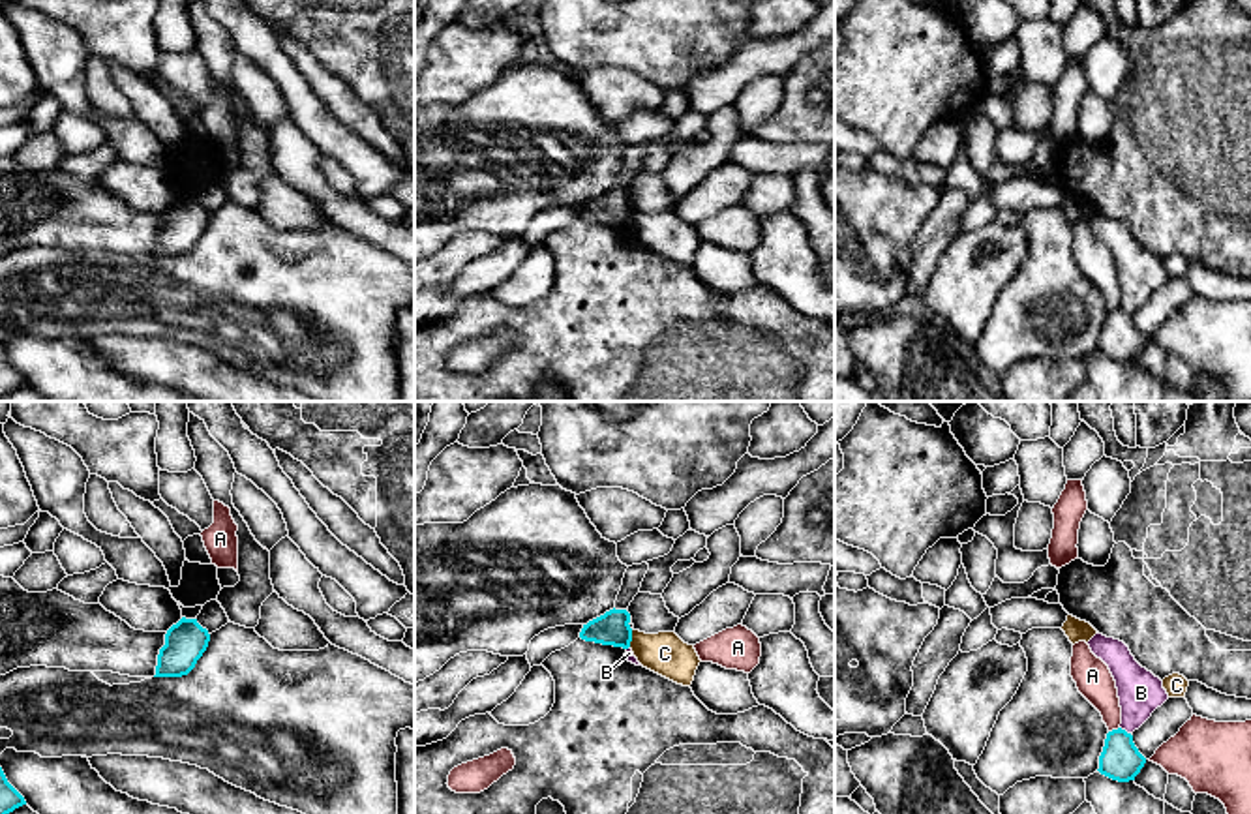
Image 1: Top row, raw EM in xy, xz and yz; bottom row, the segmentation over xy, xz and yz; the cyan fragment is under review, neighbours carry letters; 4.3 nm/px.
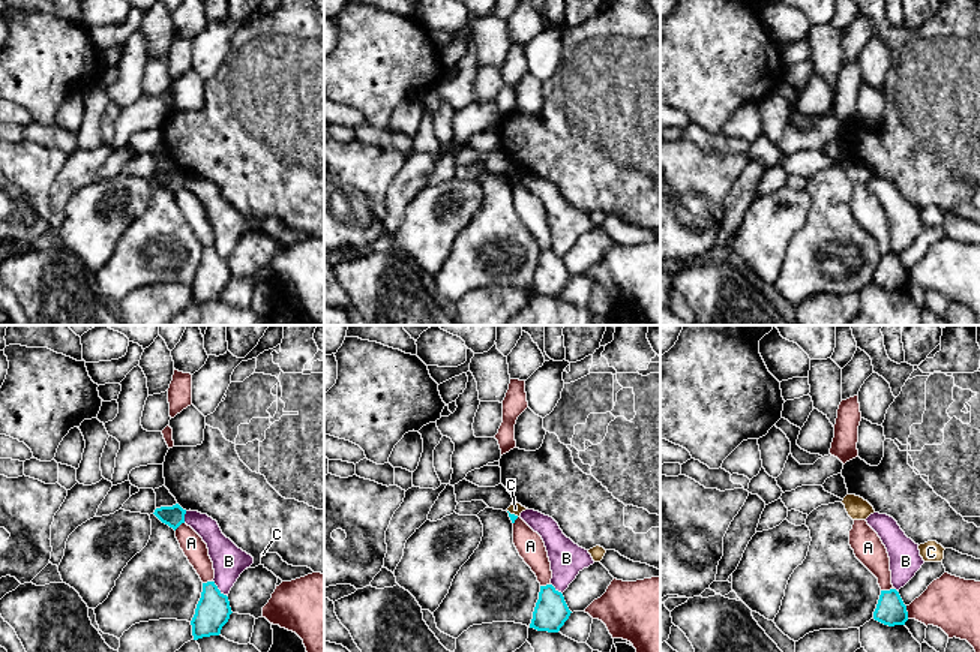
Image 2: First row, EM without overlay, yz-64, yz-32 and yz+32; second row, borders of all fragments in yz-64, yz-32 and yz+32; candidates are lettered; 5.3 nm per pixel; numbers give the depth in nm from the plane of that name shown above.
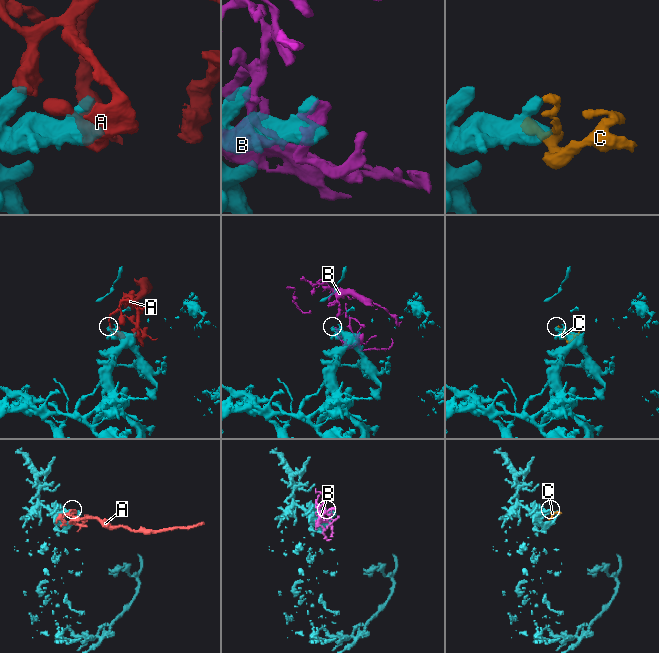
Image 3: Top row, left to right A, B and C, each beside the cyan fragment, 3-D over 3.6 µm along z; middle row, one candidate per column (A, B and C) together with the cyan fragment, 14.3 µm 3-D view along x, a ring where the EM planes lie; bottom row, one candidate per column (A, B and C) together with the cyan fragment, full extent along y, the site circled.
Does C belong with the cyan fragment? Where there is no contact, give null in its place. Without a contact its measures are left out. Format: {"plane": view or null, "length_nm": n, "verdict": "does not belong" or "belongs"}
{"plane": "xz", "length_nm": 70, "verdict": "does not belong"}

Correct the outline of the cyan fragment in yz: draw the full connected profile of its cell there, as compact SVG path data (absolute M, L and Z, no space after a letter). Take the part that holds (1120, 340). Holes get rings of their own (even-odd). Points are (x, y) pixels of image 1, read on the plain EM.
M1118 308L1107 313L1103 332L1099 336L1099 353L1118 360L1129 362L1144 347L1146 338L1133 323L1133 315Z

